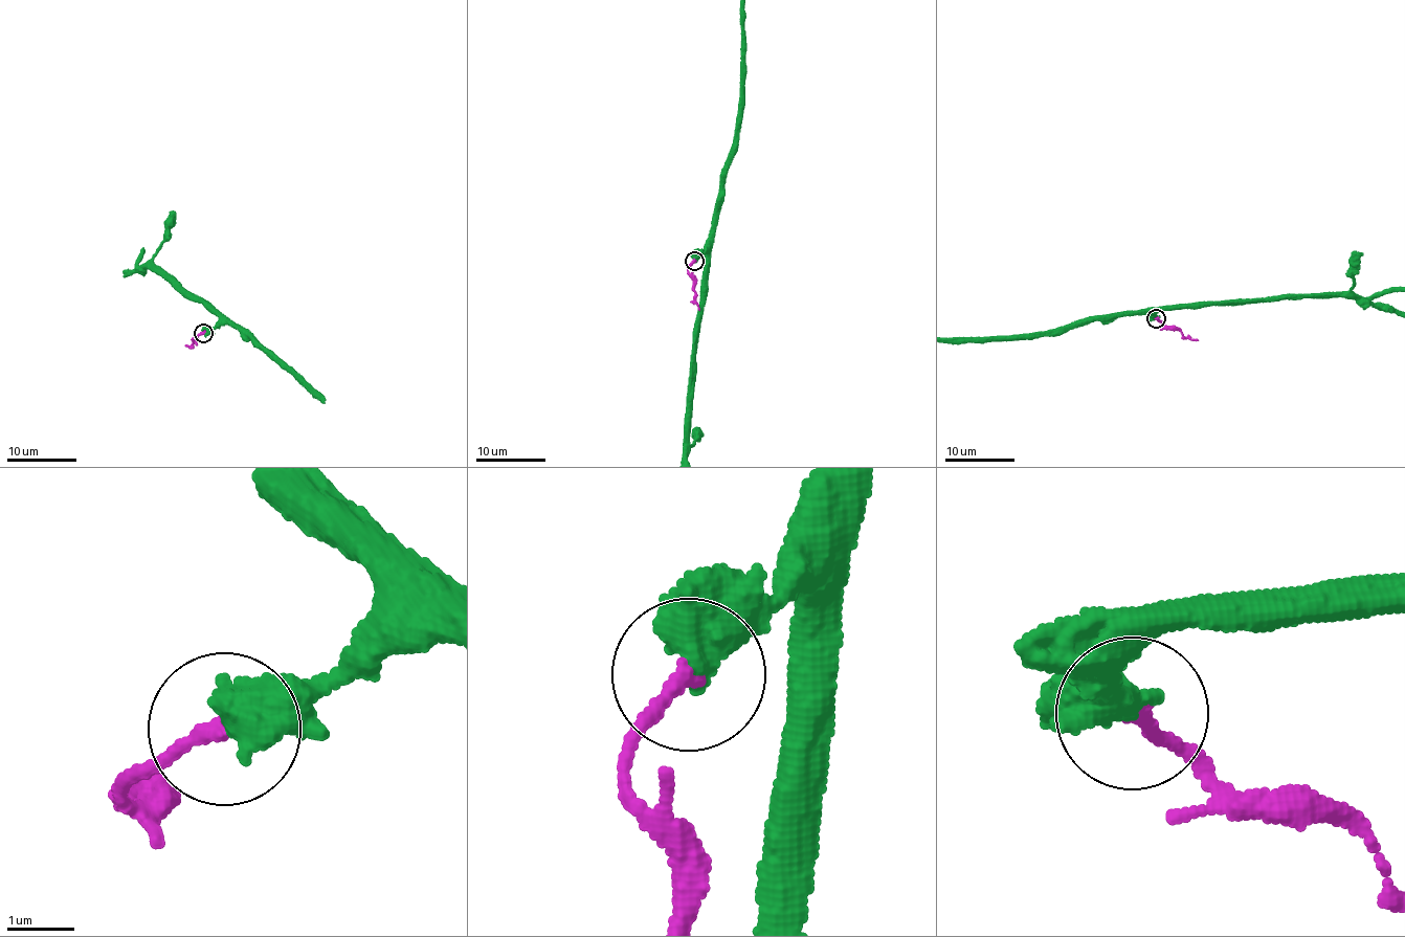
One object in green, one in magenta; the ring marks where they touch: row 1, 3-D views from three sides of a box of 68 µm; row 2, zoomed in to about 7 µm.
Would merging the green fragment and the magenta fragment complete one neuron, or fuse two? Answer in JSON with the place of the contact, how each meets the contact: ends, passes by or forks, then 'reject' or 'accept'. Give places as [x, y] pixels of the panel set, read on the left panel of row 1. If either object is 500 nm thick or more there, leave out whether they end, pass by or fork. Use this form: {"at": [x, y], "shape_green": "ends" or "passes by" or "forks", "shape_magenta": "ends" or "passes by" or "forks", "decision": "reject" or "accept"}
{"at": [203, 333], "decision": "reject"}

